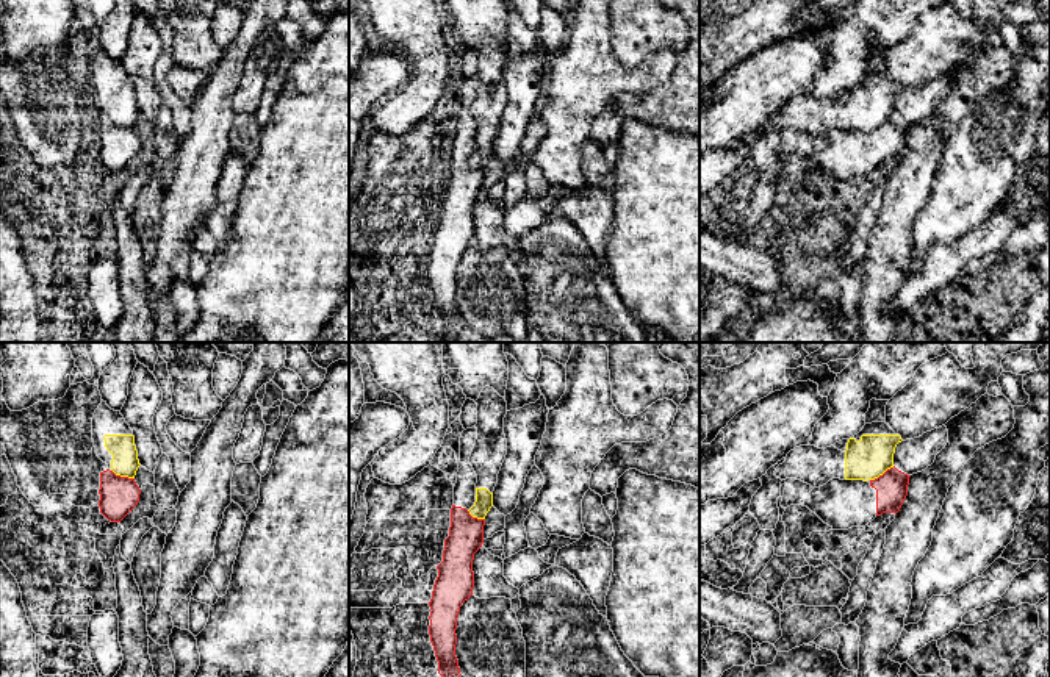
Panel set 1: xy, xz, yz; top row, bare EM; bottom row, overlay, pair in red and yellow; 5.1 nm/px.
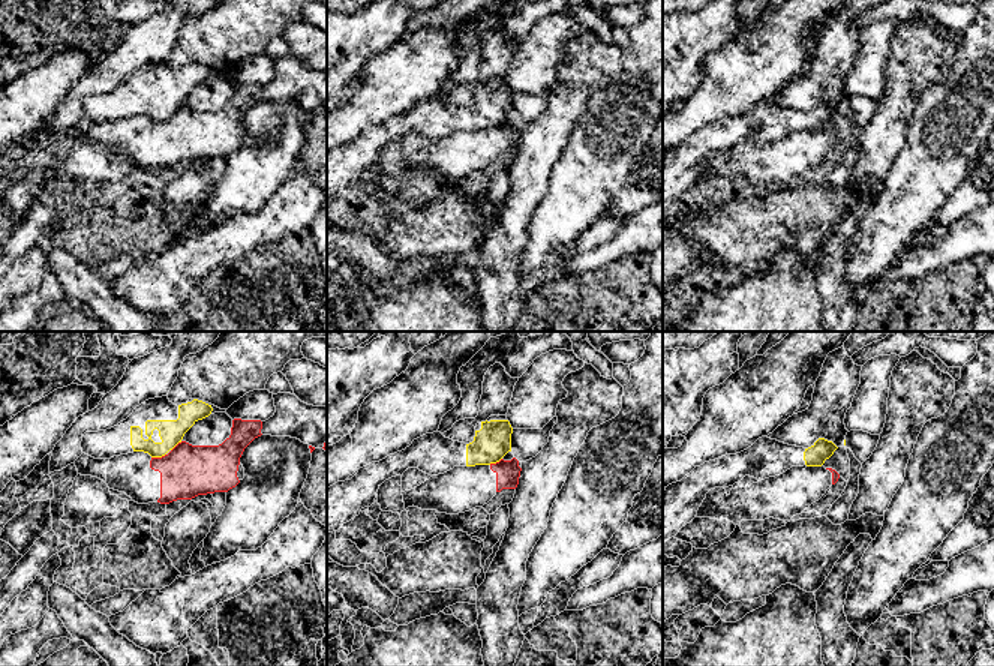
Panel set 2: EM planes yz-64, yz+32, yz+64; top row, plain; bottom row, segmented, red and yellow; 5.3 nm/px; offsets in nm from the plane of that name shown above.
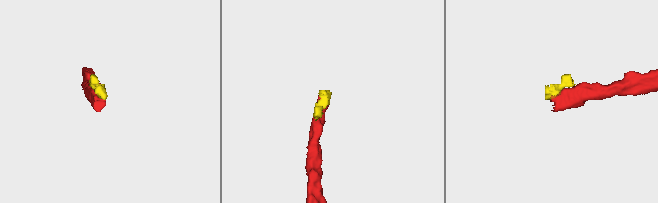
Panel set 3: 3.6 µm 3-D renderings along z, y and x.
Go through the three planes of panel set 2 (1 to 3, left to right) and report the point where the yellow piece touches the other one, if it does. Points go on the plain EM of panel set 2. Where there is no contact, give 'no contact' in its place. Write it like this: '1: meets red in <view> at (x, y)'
1: meets red in yz-64 at (158, 122)
2: meets red in yz+32 at (496, 126)
3: no contact

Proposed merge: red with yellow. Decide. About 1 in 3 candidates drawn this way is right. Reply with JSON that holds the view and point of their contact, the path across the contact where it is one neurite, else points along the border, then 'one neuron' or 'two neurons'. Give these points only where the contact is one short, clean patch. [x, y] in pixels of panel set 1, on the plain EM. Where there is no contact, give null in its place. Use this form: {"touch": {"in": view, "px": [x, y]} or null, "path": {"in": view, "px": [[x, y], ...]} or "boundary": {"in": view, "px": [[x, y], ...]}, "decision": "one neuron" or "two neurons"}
{"touch": {"in": "yz", "px": [883, 124]}, "boundary": {"in": "yz", "px": [[894, 116], [870, 130]]}, "decision": "two neurons"}

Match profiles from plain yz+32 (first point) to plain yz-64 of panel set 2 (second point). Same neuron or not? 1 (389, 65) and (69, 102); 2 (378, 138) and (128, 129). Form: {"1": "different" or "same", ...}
{"1": "different", "2": "different"}

